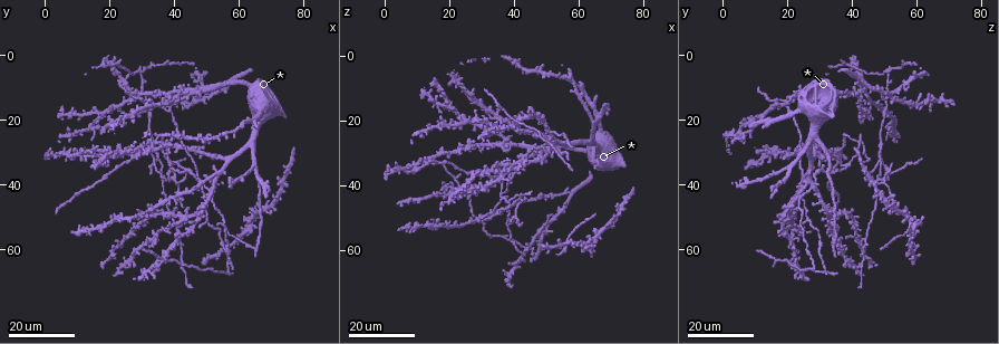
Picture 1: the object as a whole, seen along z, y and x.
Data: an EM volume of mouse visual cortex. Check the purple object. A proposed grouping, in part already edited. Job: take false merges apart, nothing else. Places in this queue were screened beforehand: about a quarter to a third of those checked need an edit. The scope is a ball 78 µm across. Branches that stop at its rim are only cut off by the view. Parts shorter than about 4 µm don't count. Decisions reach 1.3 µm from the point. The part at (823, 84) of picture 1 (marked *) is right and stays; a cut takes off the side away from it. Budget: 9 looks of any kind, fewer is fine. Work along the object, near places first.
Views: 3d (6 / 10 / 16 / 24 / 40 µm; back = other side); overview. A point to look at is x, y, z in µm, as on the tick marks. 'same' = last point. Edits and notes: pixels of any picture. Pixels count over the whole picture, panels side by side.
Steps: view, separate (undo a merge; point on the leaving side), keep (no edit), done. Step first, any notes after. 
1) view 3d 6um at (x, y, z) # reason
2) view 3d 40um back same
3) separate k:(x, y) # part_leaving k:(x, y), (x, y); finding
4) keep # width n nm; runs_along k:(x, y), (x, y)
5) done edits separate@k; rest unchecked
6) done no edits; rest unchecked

view 3d 24um at (51, 43, 23) # four or more arms meet

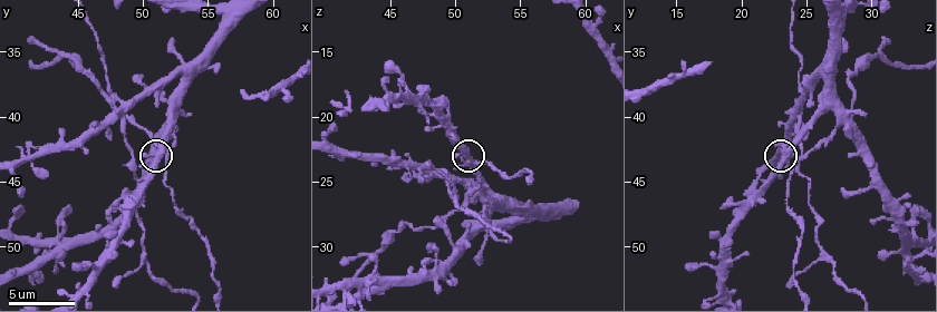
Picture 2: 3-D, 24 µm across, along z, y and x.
view 3d 6um at (51.2, 43.2, 23.6) # zoom in

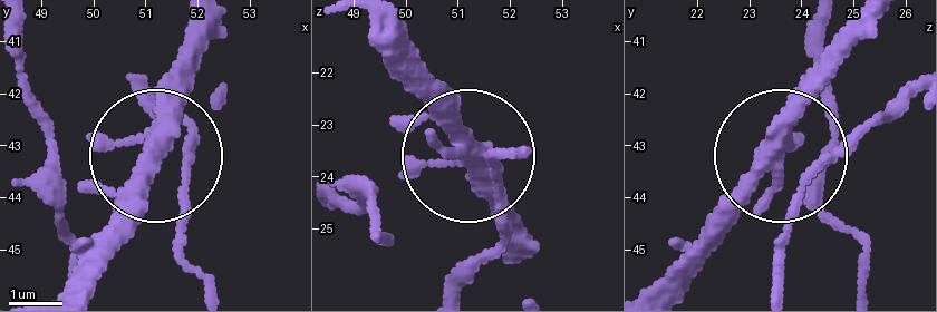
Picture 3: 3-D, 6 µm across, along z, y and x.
keep # side_arm 41 um; arms 5; continuous, no second cell

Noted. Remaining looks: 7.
view 3d 16um at (36, 26, 42)

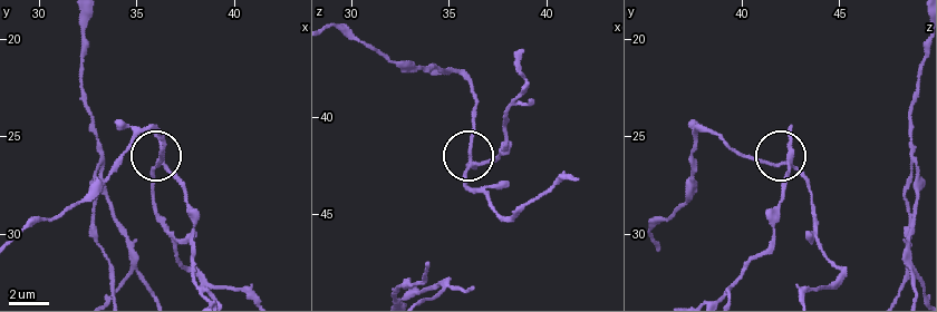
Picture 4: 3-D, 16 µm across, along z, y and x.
view 3d 6um at (36.1, 26.3, 42.6)

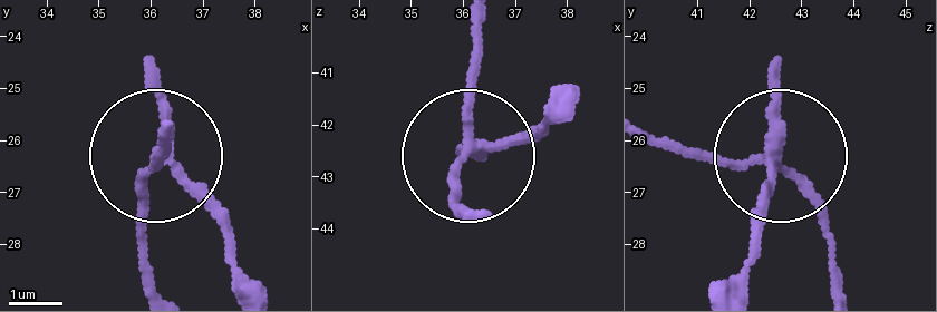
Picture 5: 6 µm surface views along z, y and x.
separate 5:(158, 156) # arms 4; part_leaving 5:(467, 139), (472, 23); two cells meet here

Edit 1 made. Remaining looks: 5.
view overview

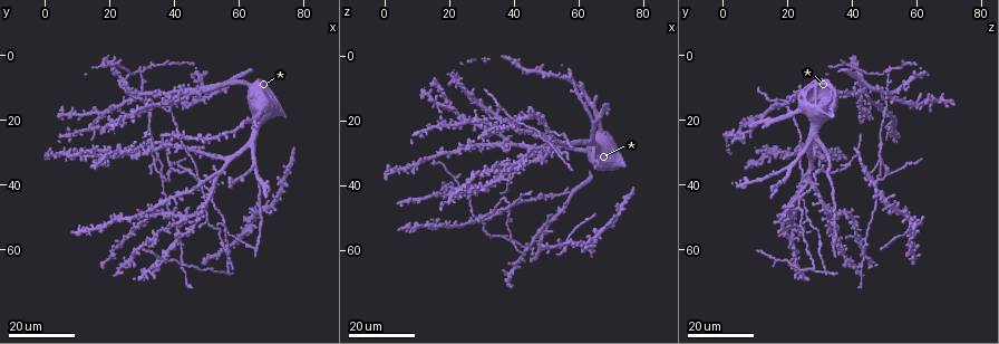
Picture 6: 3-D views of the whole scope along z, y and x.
view 3d 16um at (31, 15, 16) # four arms meet

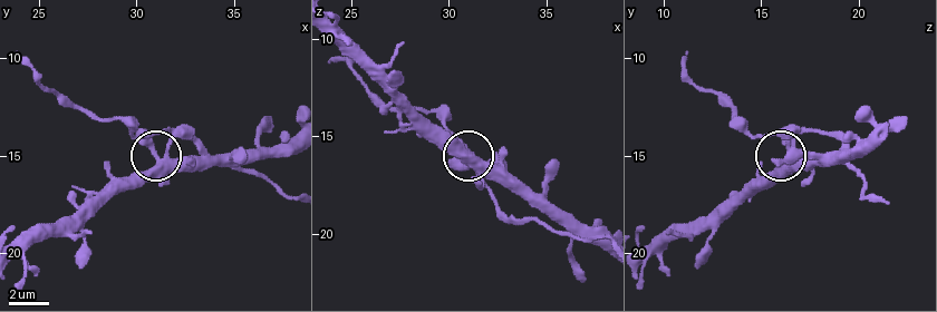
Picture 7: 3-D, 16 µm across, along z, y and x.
view 3d 6um at (31.0, 15.1, 16.5)

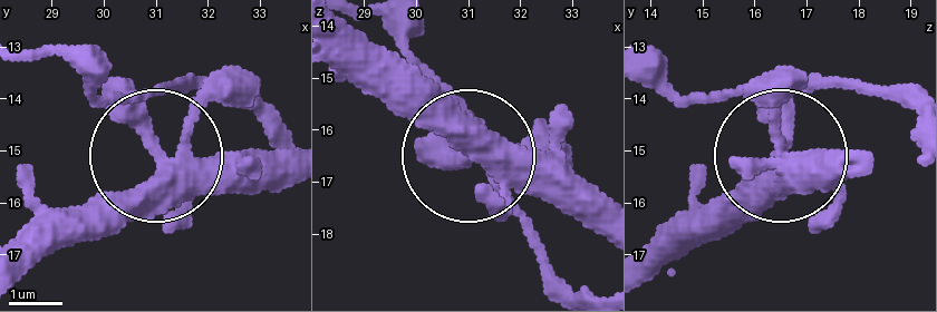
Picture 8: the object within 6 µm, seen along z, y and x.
keep # one cell here

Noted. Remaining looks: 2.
view 3d 24um at (35, 32, 49) # thin arm on a thick one

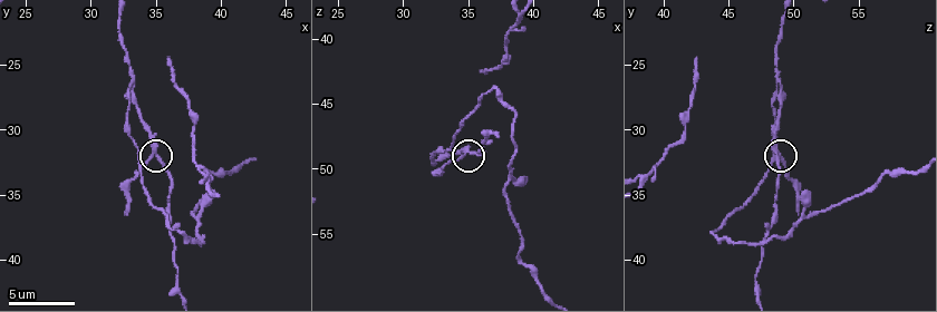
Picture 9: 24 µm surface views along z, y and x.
view 3d 6um at (34.6, 31.8, 48.8)

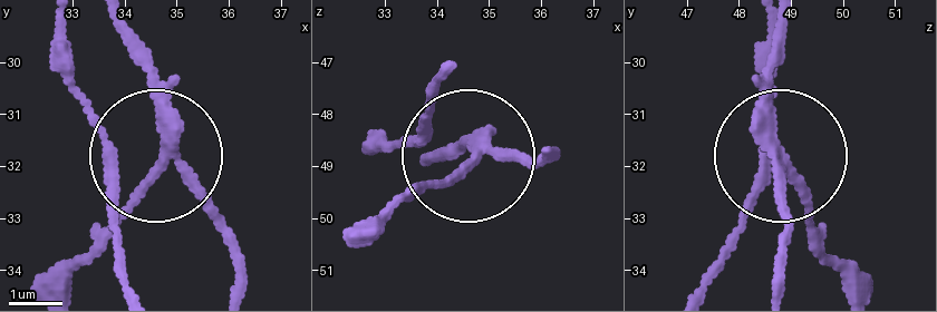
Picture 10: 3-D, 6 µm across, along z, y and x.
separate 10:(144, 196) # part_leaving 10:(167, 130), (163, 166), (69, 285); a second cell is stuck on

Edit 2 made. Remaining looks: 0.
done edits separate@5, separate@10; rest unchecked

